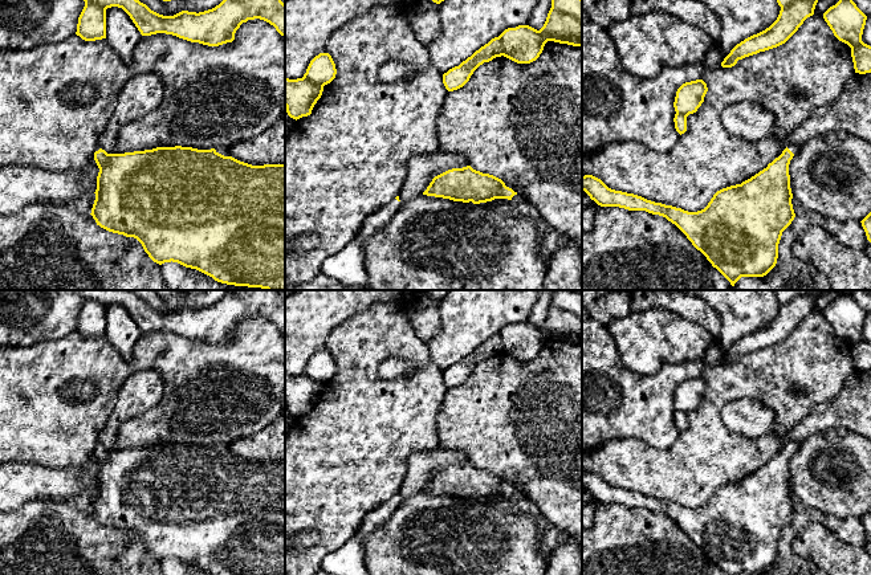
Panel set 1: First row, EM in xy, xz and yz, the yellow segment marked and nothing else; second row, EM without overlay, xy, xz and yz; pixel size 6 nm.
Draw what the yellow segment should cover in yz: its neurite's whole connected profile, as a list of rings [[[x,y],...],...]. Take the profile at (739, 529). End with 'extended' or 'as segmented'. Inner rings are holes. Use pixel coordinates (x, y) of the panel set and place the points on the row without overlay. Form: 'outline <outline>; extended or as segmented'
outline [[[789,441],[766,465],[742,478],[717,488],[708,502],[697,509],[647,497],[642,493],[609,485],[593,472],[582,473],[582,488],[601,503],[646,507],[675,521],[725,575],[764,574],[777,560],[782,529],[795,514],[789,461],[802,441]]]; extended

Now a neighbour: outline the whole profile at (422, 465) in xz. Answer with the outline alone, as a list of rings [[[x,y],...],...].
[[[441,449],[414,452],[407,458],[407,470],[399,488],[400,501],[423,490],[432,476],[448,466],[469,462],[461,449]]]

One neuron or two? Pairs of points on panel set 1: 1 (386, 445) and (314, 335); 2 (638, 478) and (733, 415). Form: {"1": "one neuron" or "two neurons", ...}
{"1": "two neurons", "2": "two neurons"}

